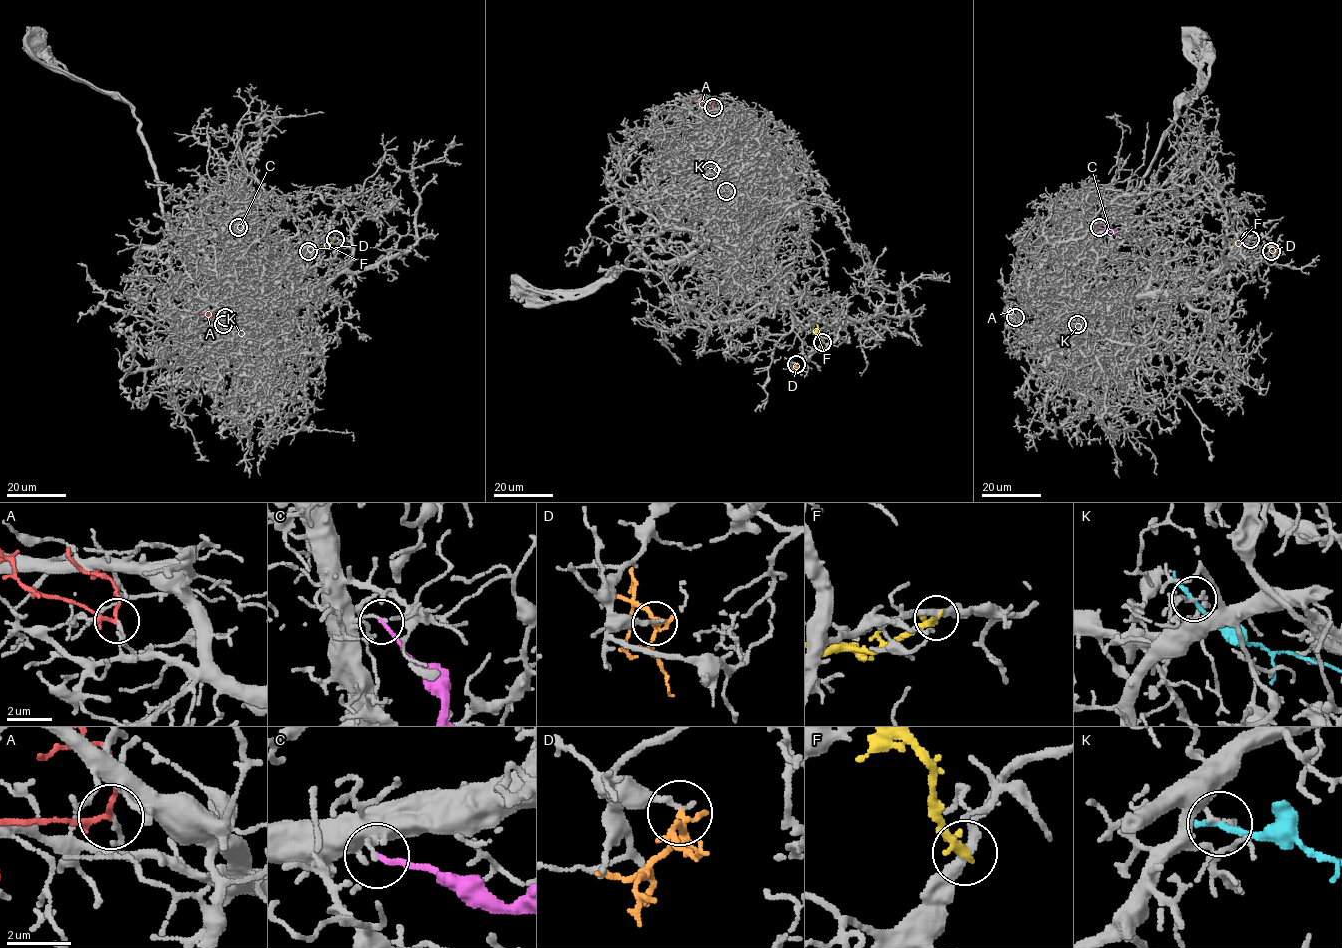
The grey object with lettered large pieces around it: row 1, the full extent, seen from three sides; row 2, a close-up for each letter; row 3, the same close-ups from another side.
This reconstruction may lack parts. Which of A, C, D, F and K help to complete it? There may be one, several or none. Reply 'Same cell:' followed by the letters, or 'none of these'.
Same cell: none of these

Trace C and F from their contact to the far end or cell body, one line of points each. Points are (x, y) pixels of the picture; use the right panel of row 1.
C: (1098, 227), (1119, 233)
F: (1250, 238), (1222, 247)

